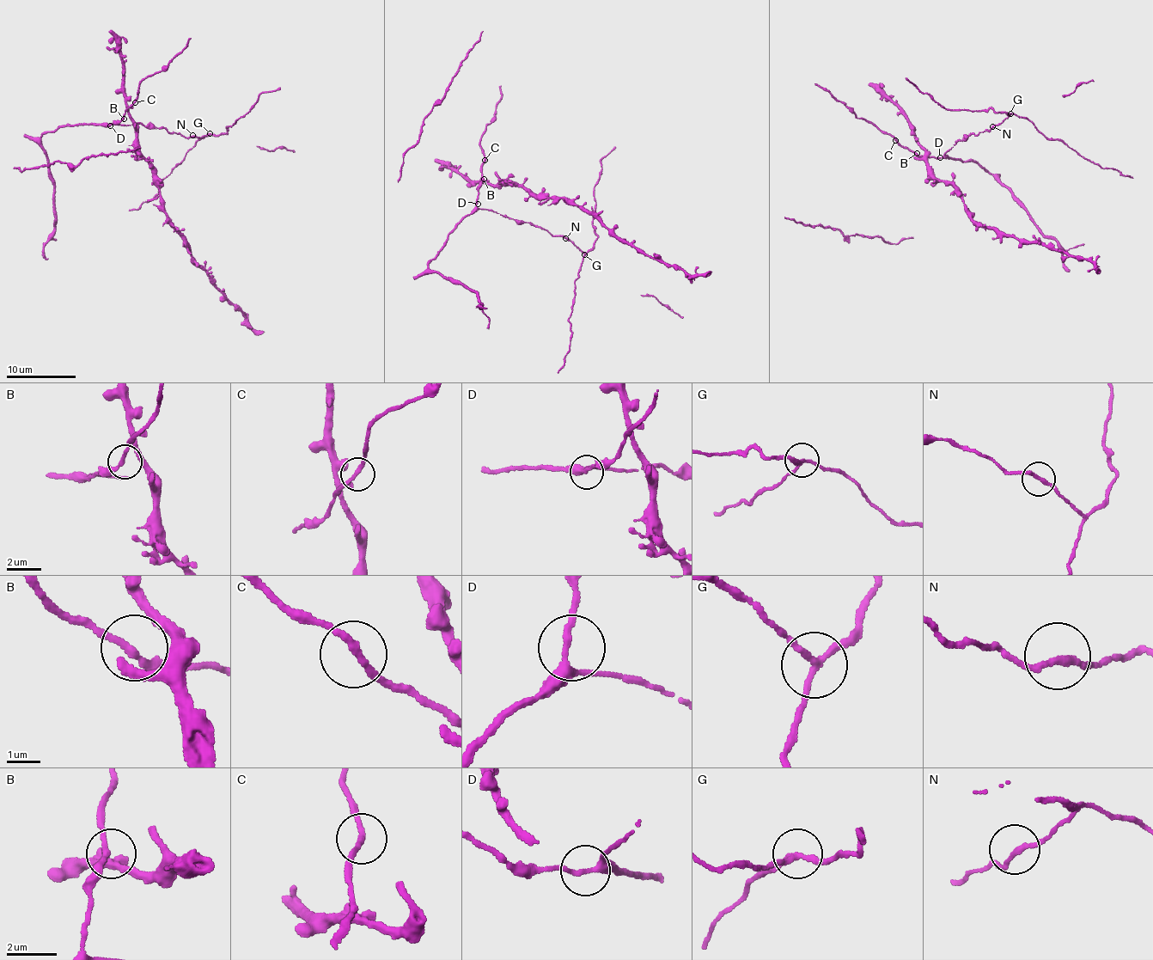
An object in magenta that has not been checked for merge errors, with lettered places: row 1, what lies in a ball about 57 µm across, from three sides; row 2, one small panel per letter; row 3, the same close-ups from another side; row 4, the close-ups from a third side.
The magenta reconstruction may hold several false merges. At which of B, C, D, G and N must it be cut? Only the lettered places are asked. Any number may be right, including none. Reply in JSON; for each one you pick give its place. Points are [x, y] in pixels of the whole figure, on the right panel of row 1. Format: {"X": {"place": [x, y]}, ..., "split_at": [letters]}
{"G": {"place": [1010, 113]}, "split_at": ["G"]}

